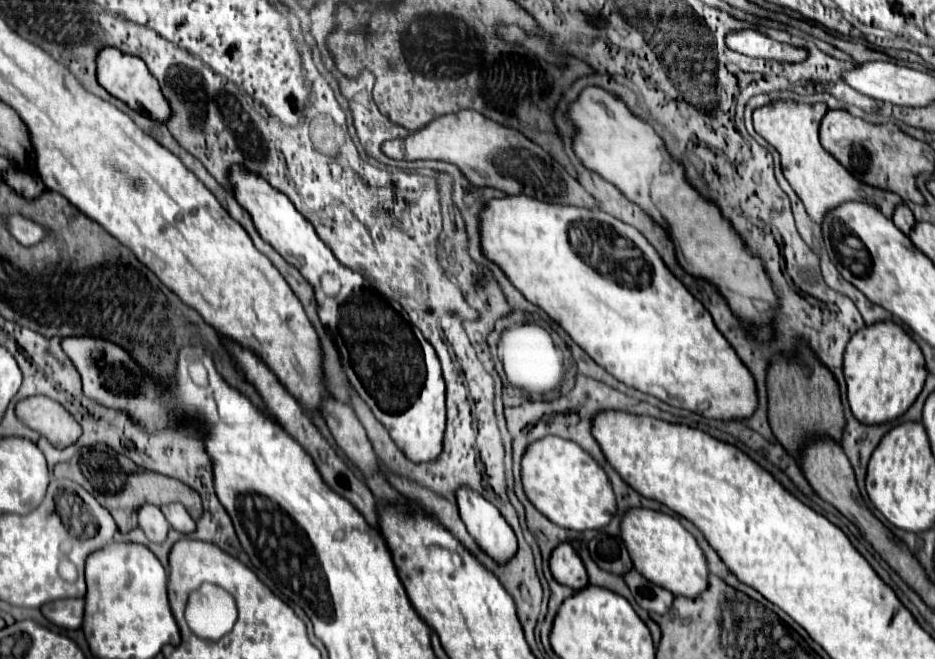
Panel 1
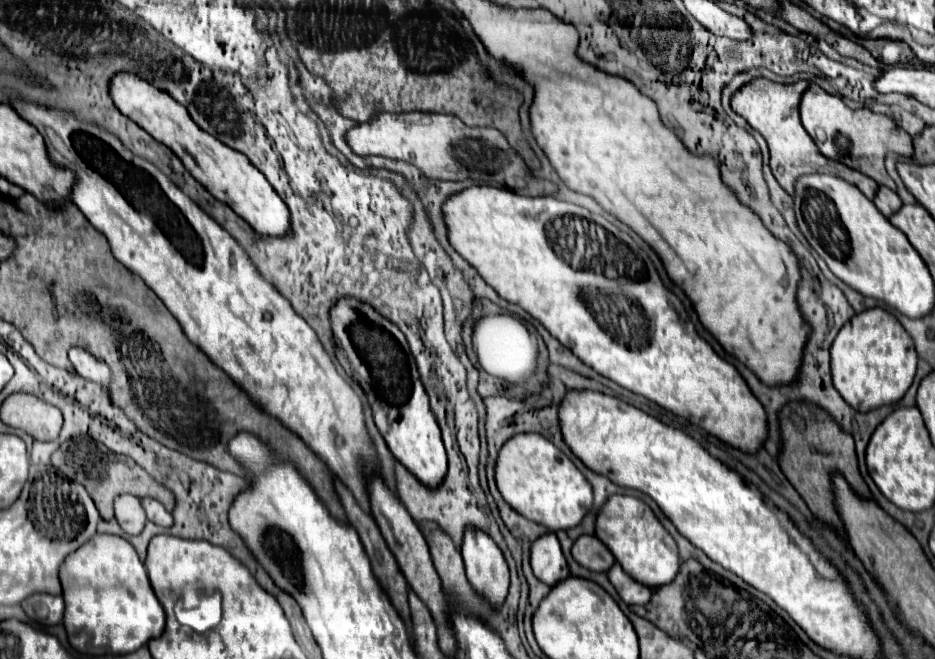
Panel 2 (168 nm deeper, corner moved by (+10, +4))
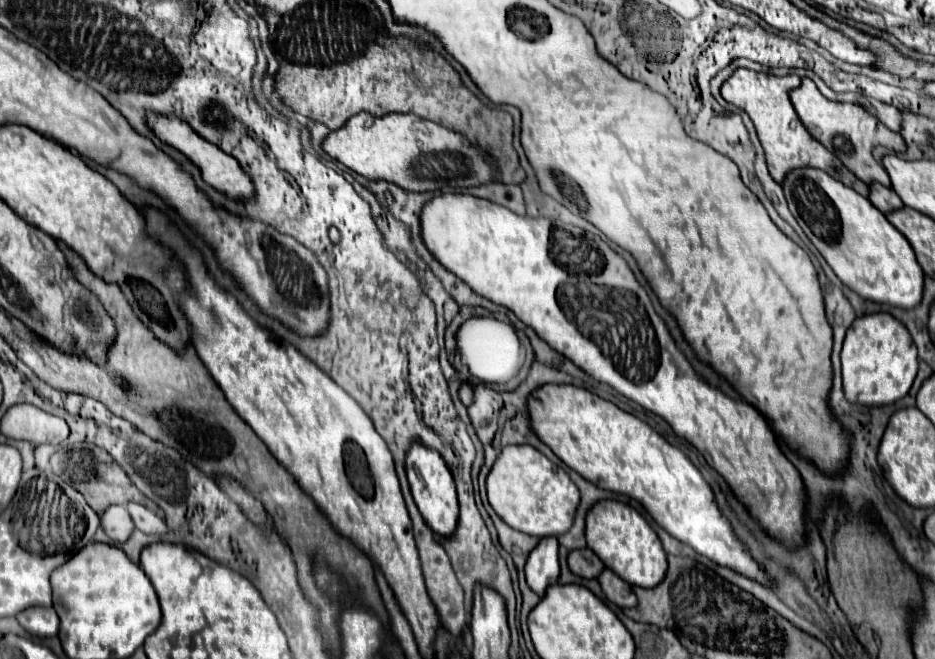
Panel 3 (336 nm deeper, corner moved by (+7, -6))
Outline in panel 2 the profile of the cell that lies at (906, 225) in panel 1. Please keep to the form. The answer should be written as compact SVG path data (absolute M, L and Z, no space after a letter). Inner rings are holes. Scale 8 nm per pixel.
M880 186L876 192L876 198L874 198L874 204L886 218L890 218L894 212L898 212L898 208L902 206L902 200L894 190Z

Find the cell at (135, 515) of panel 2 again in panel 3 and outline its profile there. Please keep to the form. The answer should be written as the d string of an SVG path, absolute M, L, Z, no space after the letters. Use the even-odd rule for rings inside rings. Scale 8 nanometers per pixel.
M109 506L101 516L103 528L113 542L127 542L135 530L135 522L127 514L125 506Z

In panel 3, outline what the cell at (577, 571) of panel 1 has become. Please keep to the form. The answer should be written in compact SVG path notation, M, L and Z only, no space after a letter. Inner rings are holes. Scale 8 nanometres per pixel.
M547 536L539 542L535 550L531 550L527 558L527 566L525 566L527 584L541 598L545 596L549 586L559 582L559 552L557 550L559 550L557 538Z

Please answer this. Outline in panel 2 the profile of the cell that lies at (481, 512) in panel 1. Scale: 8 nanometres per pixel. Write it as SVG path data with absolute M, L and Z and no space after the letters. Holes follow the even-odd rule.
M468 530L462 544L462 558L466 578L474 592L486 598L492 608L500 608L508 596L510 578L506 560L496 542L480 530Z

